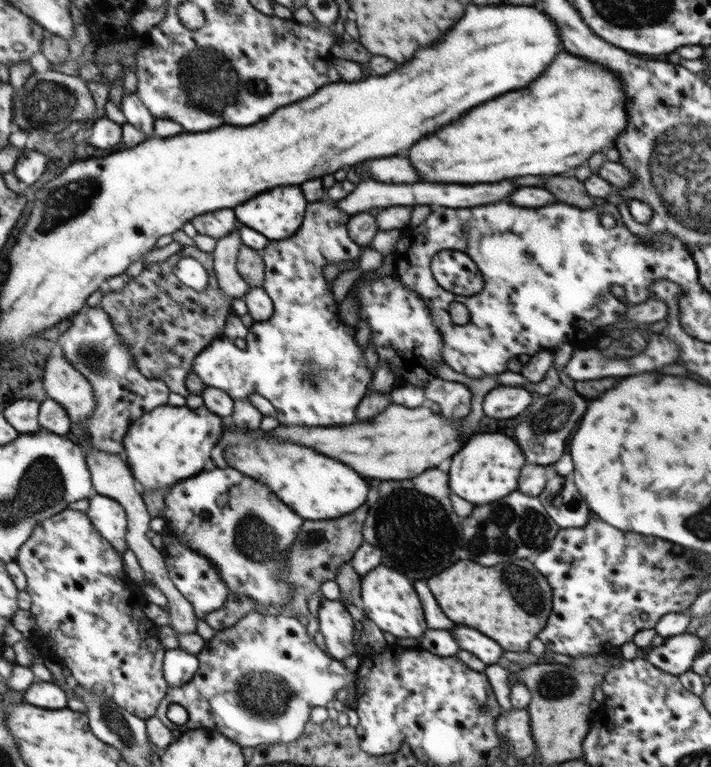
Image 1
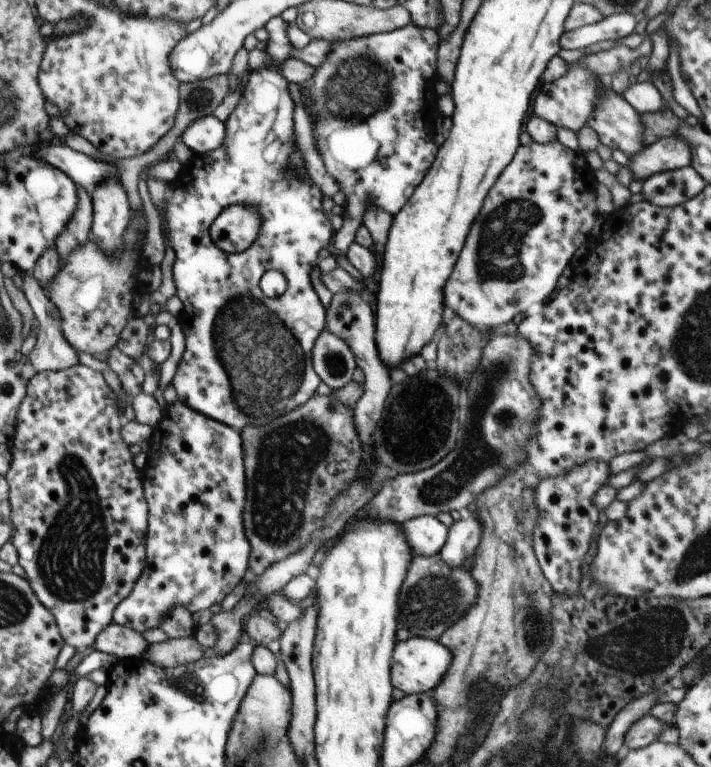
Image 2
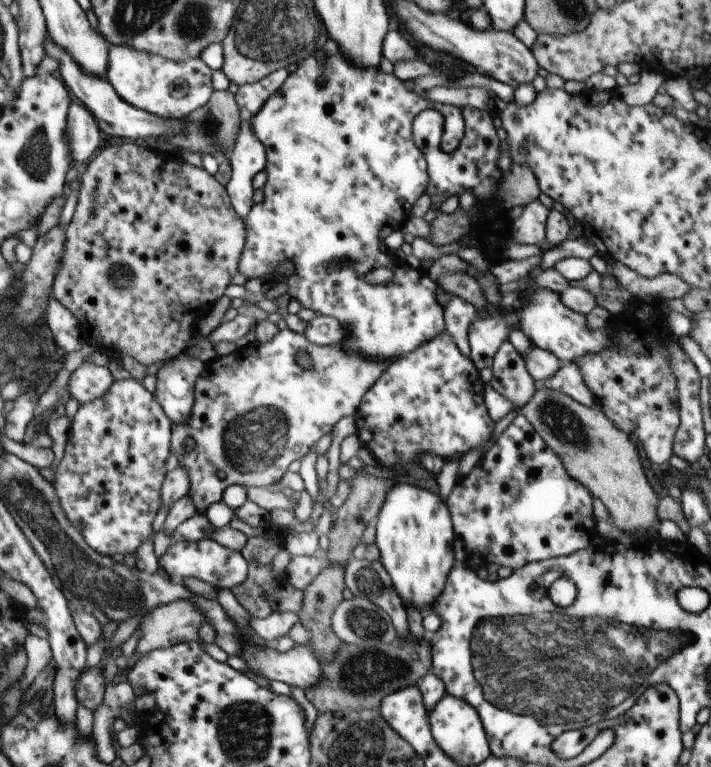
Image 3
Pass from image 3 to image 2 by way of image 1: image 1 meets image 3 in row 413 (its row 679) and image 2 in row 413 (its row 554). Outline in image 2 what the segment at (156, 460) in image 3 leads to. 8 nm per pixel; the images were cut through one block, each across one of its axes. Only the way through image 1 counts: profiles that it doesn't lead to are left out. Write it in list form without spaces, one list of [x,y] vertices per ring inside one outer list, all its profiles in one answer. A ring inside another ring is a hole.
[[[85,365],[76,366],[61,371],[42,371],[36,373],[27,385],[27,396],[20,406],[18,421],[15,426],[15,434],[9,443],[12,455],[10,470],[5,476],[11,483],[12,526],[15,533],[12,534],[12,544],[16,547],[19,564],[26,572],[28,582],[31,582],[32,590],[39,597],[48,610],[55,615],[63,637],[74,648],[92,648],[96,637],[113,621],[113,612],[116,607],[132,592],[134,585],[145,570],[147,564],[146,532],[148,532],[149,508],[146,506],[142,480],[138,470],[132,464],[132,454],[128,450],[128,443],[120,436],[120,414],[118,414],[118,397],[104,382],[102,373]]]

